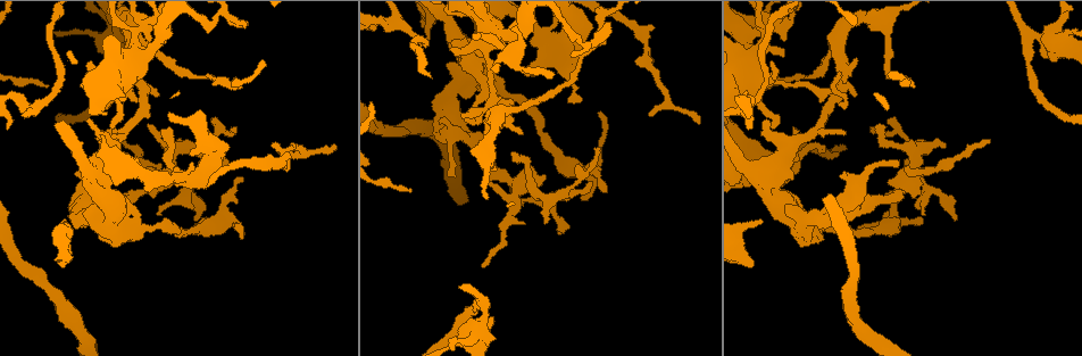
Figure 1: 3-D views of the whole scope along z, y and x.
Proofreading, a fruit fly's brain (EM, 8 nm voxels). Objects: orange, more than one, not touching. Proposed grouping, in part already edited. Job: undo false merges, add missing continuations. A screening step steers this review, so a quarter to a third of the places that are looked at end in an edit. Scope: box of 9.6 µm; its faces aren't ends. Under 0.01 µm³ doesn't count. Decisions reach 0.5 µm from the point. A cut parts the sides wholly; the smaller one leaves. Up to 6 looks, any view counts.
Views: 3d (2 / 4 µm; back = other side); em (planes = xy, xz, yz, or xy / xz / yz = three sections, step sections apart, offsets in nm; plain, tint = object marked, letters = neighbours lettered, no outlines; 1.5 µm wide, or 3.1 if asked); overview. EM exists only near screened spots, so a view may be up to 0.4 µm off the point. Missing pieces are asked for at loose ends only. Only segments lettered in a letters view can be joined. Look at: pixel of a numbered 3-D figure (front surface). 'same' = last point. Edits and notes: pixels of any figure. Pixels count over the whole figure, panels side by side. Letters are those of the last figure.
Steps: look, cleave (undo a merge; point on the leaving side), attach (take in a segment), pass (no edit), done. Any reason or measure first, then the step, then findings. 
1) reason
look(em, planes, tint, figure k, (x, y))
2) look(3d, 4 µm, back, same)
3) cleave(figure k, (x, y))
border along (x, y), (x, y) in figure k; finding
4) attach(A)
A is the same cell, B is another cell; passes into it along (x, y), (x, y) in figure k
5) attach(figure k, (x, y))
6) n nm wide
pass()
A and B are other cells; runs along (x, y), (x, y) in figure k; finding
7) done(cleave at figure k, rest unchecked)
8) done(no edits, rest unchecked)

free end
look(3d, 4 µm, back, figure 1, (648, 113))

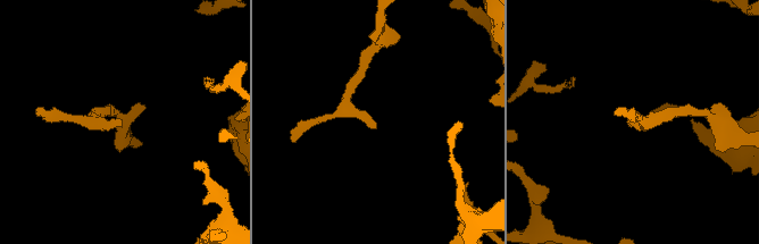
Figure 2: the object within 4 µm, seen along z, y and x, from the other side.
need the tissue
look(em, yz, step 4, tint, figure 2, (121, 122))

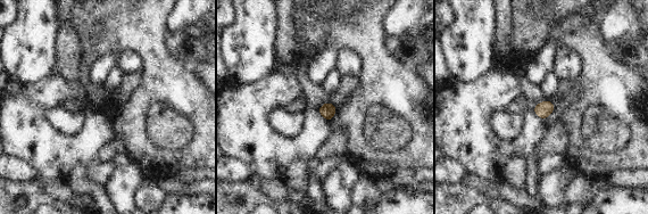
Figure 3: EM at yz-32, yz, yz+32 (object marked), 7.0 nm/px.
look(em, planes, letters, same)

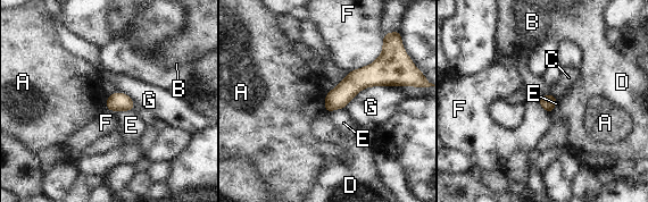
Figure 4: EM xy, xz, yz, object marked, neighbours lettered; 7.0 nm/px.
110 nm wide; G touches over 360 nm
pass()
A, B, C, D, E, F and G are other cells; no lettered segment goes on from it

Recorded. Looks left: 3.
branch stops here
look(3d, 4 µm, figure 1, (824, 150))

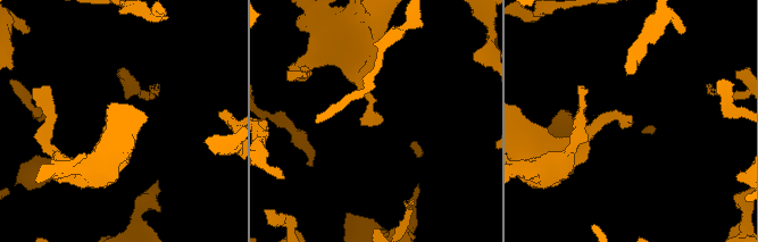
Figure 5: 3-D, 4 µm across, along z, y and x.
need the tissue
look(em, planes, plain, figure 5, (105, 121))

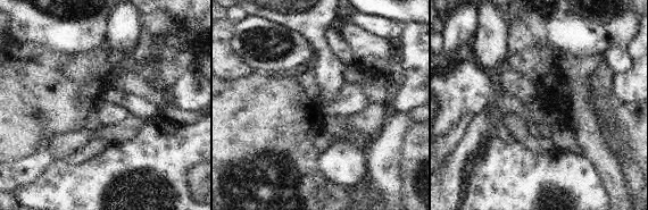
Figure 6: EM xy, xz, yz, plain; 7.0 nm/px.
look(em, planes, letters, same)

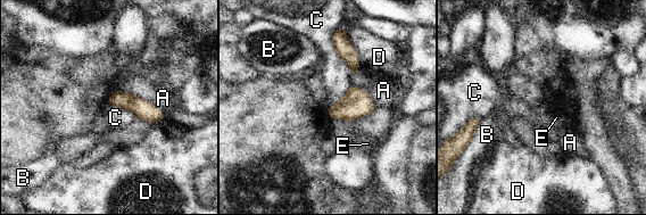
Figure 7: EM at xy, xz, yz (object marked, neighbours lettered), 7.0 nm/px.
pass()
A, B, C, D and E are other cells; border along (339, 27), (332, 47), (352, 74) in figure 7; none of them fits

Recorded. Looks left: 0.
done(no edits, rest unchecked)

